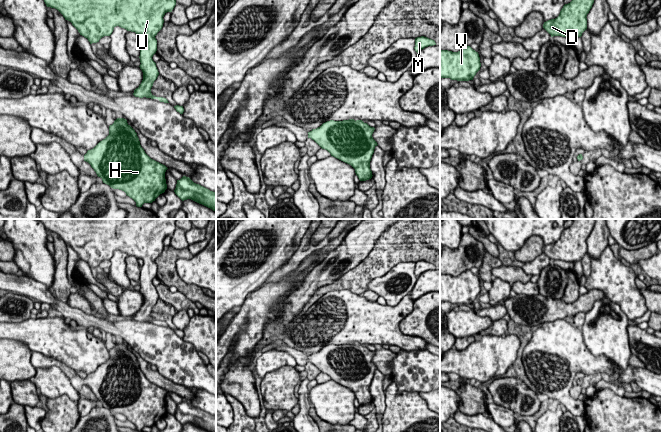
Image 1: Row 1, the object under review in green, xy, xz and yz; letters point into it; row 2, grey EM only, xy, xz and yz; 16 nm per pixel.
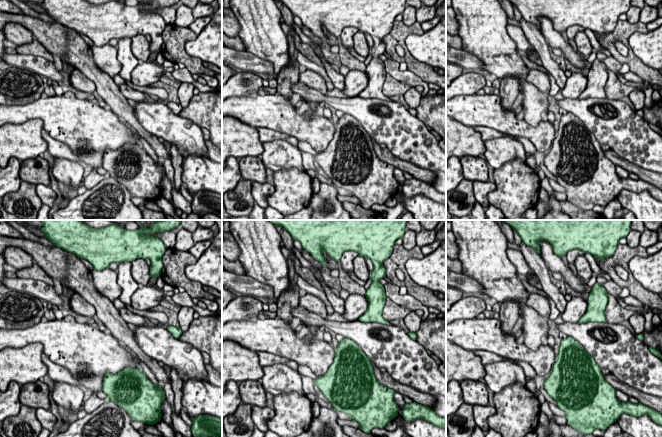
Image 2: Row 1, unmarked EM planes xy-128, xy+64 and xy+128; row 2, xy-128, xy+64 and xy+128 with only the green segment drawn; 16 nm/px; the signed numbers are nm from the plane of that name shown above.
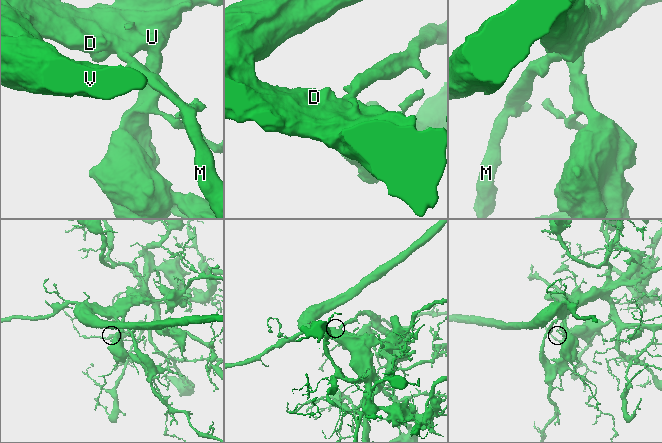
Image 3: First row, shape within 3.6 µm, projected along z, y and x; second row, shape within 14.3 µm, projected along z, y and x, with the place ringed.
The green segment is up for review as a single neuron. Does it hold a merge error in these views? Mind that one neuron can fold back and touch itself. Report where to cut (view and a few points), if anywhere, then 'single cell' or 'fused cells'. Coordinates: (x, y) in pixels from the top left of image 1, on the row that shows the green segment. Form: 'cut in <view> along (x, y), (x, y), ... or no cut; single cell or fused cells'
no cut; single cell

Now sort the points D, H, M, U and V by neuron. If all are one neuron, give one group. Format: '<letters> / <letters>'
D H M U V

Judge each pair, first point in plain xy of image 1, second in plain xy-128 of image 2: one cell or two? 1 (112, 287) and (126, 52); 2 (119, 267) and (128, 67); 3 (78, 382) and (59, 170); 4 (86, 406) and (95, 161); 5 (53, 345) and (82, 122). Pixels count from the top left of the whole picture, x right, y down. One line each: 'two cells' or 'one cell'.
1: two cells
2: one cell
3: two cells
4: one cell
5: one cell

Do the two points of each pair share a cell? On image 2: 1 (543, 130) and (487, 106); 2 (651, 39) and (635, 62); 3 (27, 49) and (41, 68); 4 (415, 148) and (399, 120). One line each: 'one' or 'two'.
1: one
2: two
3: two
4: one

